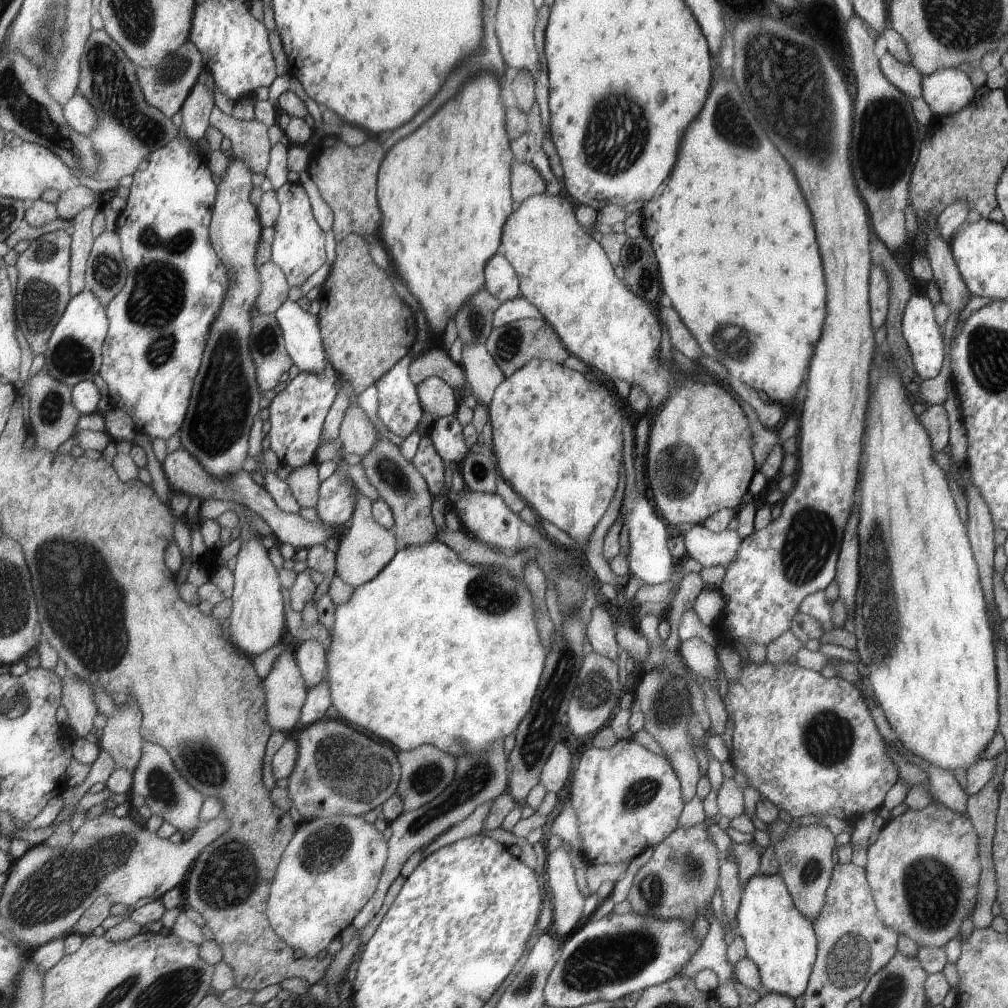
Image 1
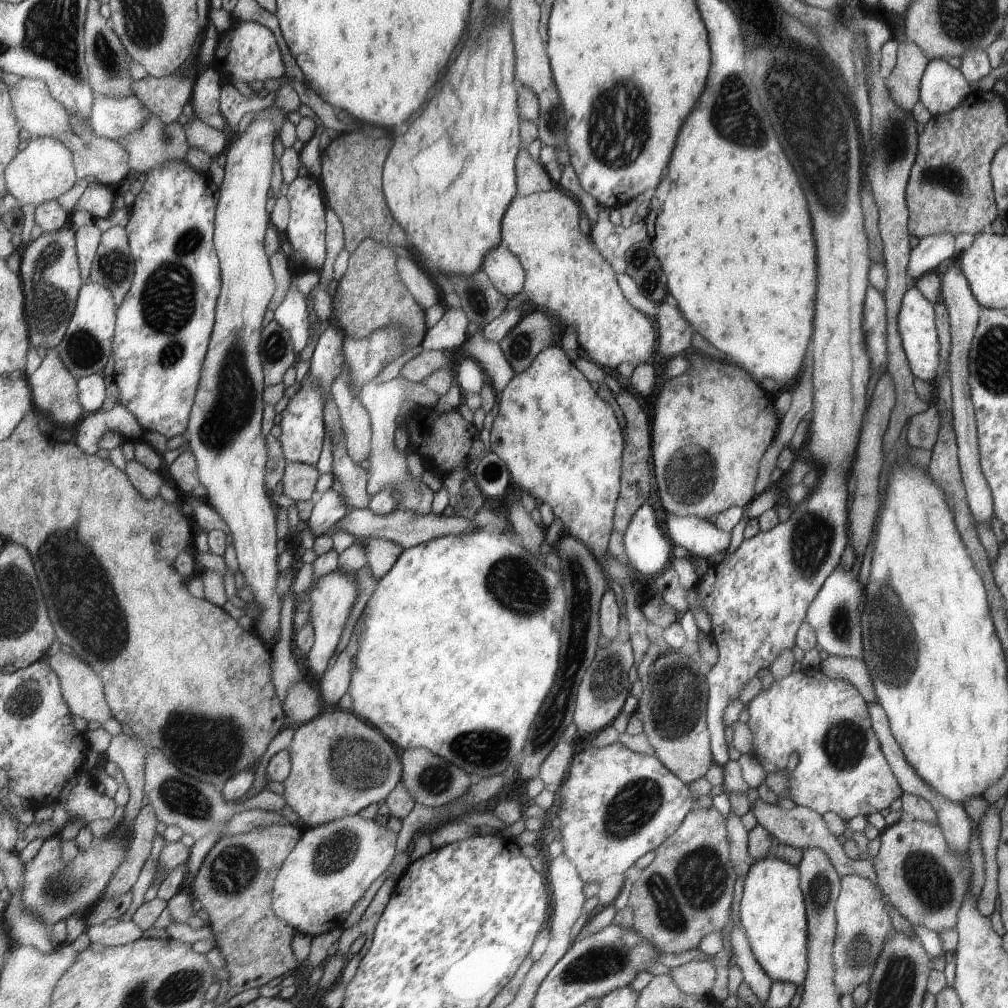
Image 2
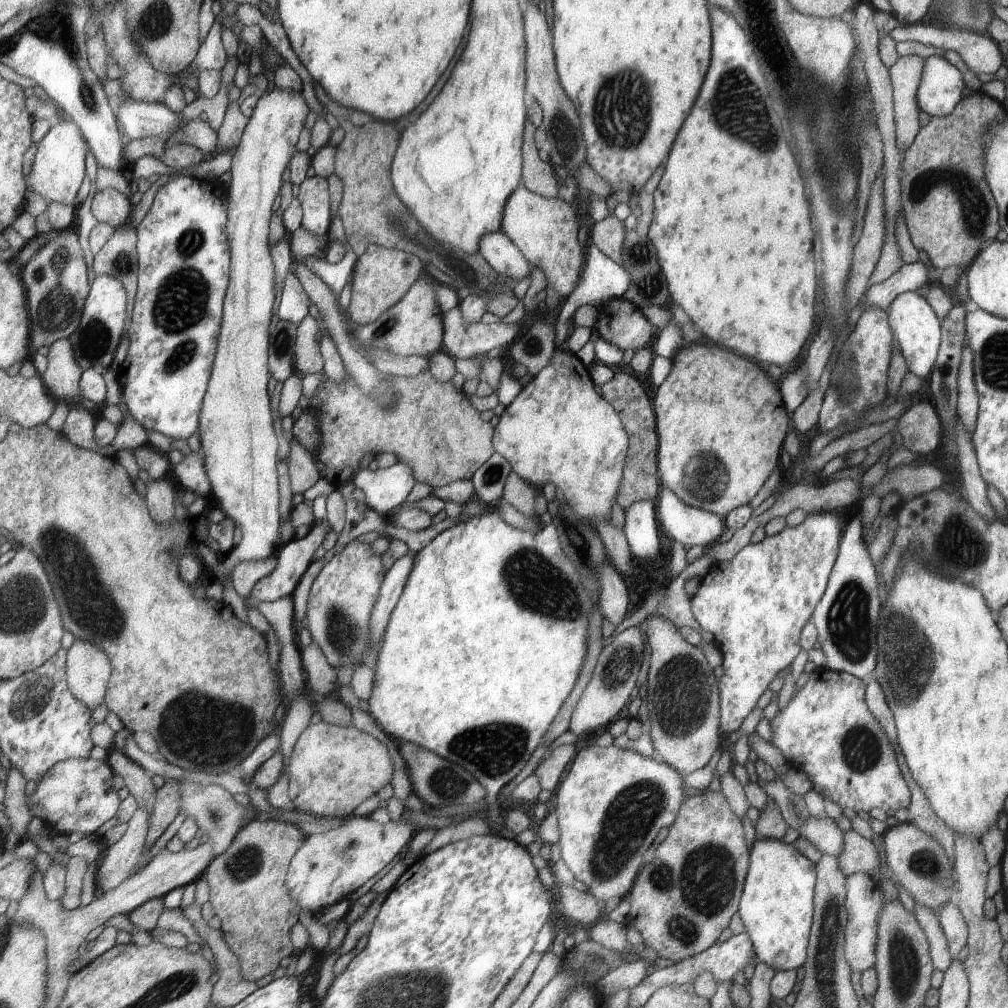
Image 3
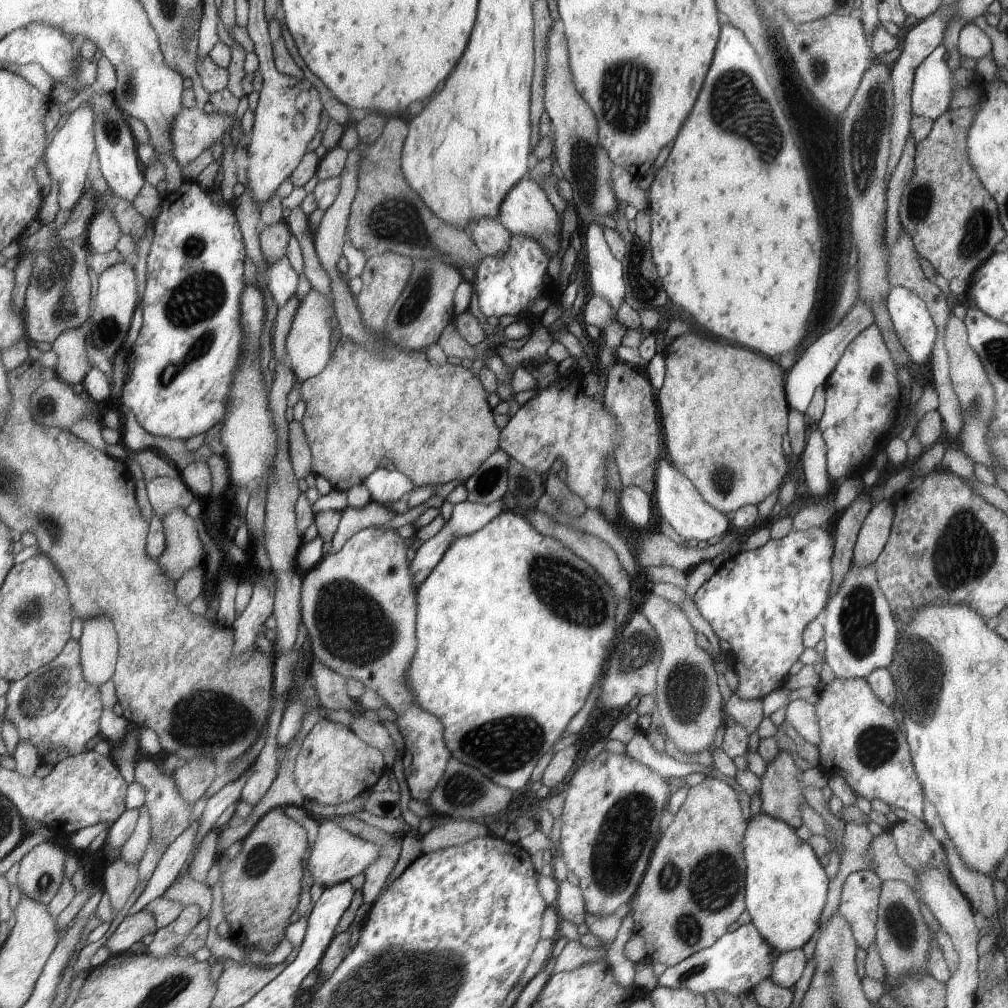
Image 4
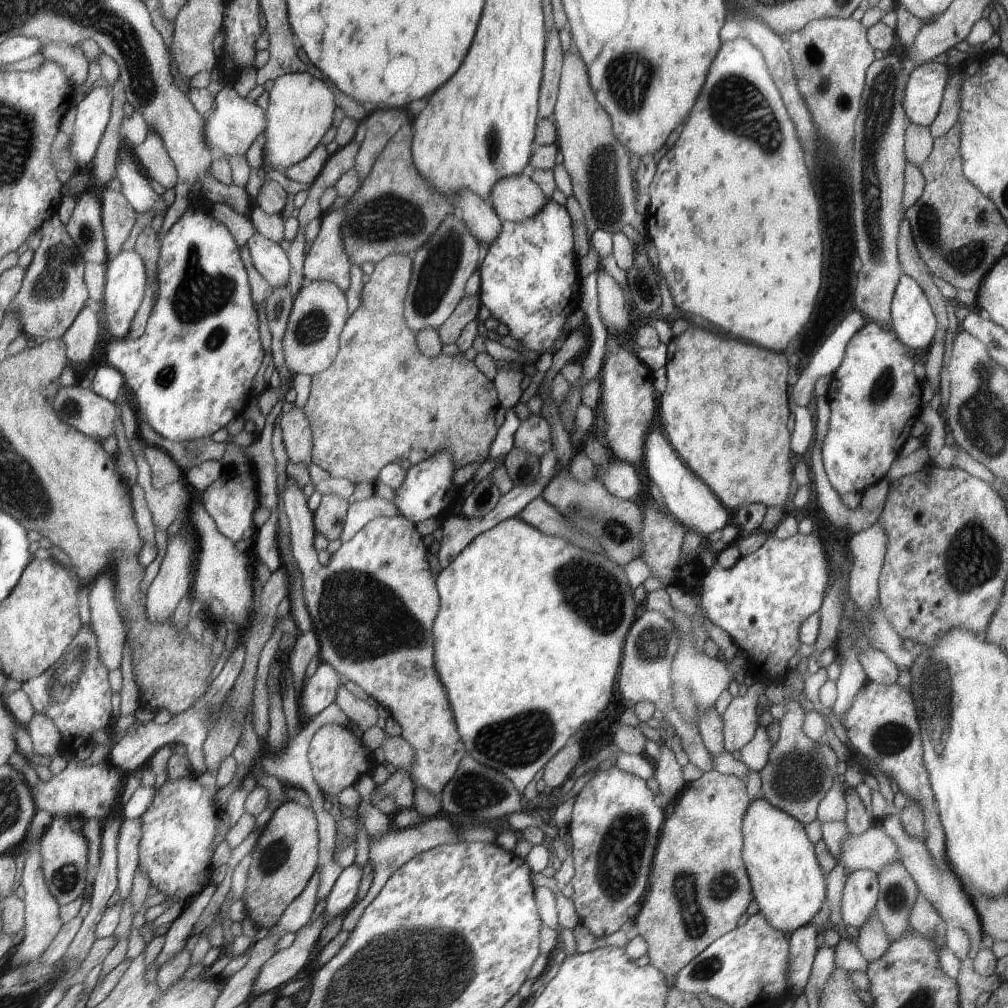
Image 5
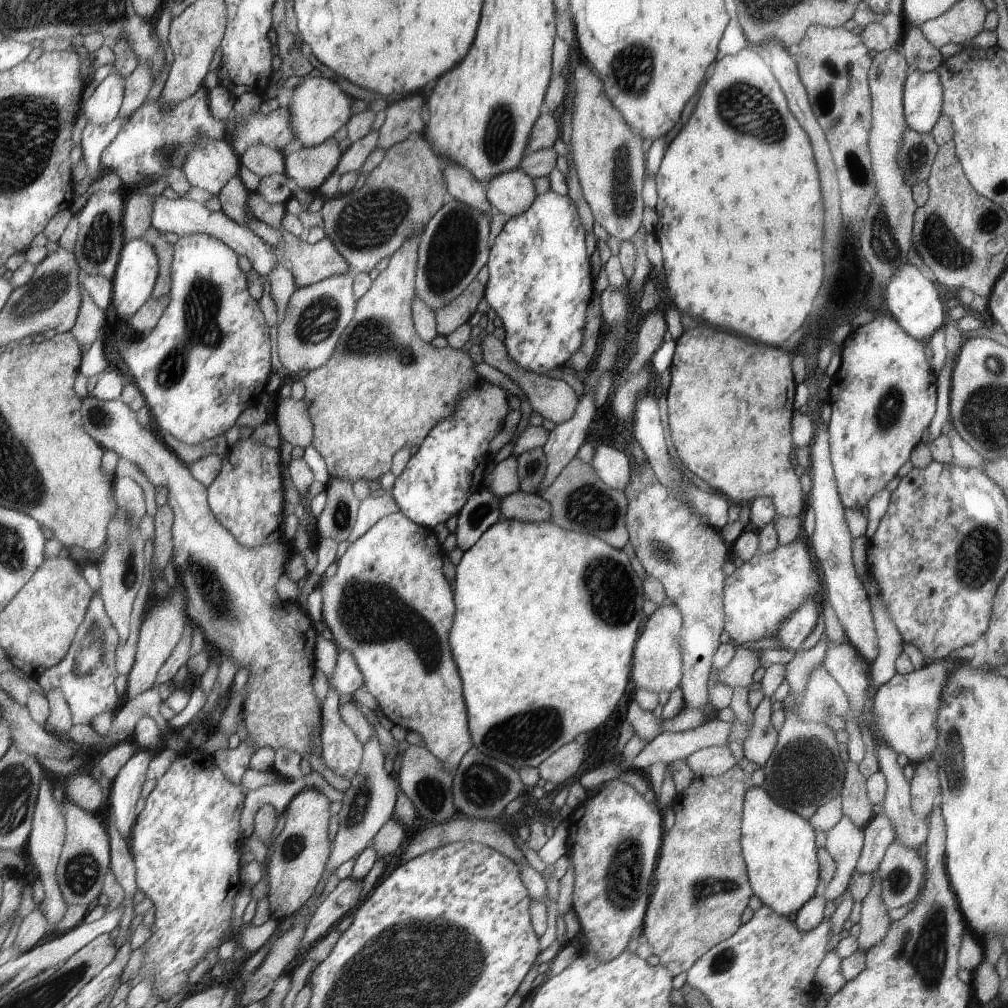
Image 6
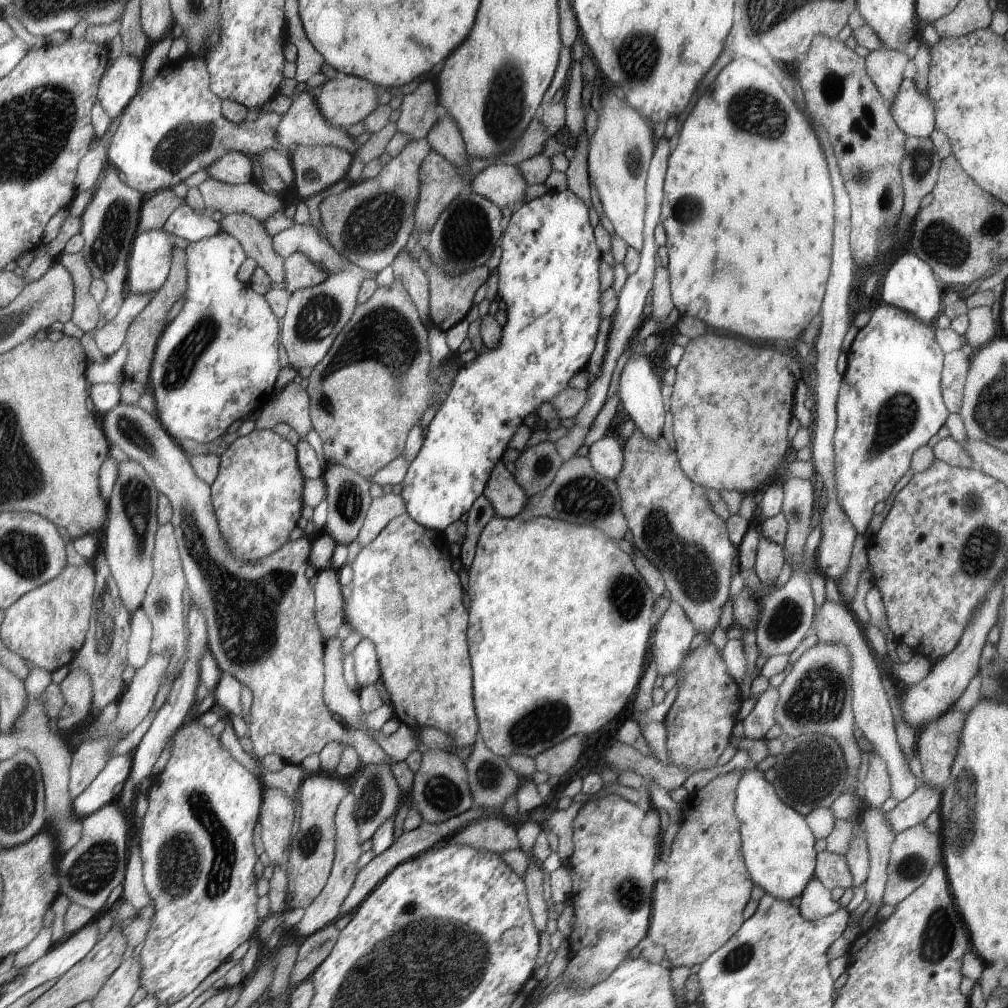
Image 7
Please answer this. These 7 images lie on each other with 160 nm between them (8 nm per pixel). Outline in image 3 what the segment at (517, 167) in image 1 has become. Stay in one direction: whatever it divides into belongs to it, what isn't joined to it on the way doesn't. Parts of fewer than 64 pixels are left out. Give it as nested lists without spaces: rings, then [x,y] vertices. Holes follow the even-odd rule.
[[[529,118],[525,122],[522,146],[522,173],[524,185],[544,198],[555,198],[560,182],[556,179],[554,168],[549,162],[542,162],[537,157],[537,149],[533,145],[533,132],[536,129]]]

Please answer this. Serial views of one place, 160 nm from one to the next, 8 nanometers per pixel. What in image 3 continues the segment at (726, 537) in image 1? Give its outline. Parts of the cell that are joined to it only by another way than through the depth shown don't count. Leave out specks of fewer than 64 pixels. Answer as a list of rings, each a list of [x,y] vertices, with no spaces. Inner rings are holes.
[[[661,487],[656,505],[656,518],[673,541],[685,548],[709,548],[725,531],[719,515],[686,505],[669,487]]]

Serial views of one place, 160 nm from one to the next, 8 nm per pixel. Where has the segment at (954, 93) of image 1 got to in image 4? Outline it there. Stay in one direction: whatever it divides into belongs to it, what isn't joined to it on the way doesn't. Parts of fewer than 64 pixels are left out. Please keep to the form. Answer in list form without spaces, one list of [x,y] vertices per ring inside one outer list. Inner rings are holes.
[[[939,44],[928,54],[914,70],[912,85],[910,90],[910,111],[913,115],[925,116],[935,120],[940,114],[948,110],[950,104],[950,92],[955,87],[969,86],[976,78],[973,70],[957,67],[951,70],[945,60],[947,49],[943,44]]]

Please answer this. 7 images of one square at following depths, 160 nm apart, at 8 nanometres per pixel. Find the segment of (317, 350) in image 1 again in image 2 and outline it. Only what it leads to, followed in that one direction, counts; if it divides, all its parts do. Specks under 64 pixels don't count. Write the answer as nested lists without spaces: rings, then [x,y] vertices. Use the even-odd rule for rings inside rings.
[[[292,284],[283,304],[275,311],[275,320],[292,334],[298,353],[309,344],[309,334],[313,328],[309,314],[307,295]]]

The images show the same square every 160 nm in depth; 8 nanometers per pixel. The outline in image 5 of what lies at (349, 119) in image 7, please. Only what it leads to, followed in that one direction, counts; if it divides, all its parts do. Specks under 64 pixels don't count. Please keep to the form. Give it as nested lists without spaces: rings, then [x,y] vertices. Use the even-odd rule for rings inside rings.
[[[309,72],[302,75],[279,77],[275,80],[269,94],[269,106],[266,110],[268,127],[265,136],[268,138],[268,143],[265,145],[265,162],[267,162],[269,168],[283,172],[287,167],[305,160],[321,145],[323,136],[329,132],[329,128],[335,122],[333,116],[335,116],[337,104],[335,104],[333,90],[325,84],[325,81],[314,78],[313,74],[309,74]]]

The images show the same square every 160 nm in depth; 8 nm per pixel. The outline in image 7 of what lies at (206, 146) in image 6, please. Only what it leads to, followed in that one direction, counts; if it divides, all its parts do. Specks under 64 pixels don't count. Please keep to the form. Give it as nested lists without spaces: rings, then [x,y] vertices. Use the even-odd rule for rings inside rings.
[[[239,151],[227,153],[225,157],[220,158],[214,165],[207,168],[209,177],[232,184],[240,185],[248,182],[254,182],[253,162],[251,157]]]

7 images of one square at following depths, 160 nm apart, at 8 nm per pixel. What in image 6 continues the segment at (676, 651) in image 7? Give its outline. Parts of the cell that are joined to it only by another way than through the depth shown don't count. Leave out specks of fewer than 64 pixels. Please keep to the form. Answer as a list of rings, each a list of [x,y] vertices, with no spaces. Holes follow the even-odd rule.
[[[661,605],[647,617],[646,625],[634,644],[632,653],[631,682],[635,690],[646,688],[657,694],[662,690],[673,691],[682,680],[681,653],[682,615],[675,605]]]

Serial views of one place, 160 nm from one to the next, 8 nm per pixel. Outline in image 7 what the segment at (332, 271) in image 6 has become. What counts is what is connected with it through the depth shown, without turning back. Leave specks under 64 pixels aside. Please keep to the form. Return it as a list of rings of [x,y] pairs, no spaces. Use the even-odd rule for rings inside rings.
[[[294,252],[286,258],[285,289],[292,295],[296,290],[314,287],[328,279],[330,274],[316,265],[304,252]]]

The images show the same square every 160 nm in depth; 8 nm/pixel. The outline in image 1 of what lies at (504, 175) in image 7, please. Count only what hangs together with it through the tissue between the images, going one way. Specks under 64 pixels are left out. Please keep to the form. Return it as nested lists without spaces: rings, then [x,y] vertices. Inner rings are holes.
[[[545,190],[522,200],[502,226],[500,251],[518,274],[521,296],[541,313],[545,321],[554,326],[563,346],[567,347],[572,356],[611,380],[619,378],[630,386],[637,385],[638,389],[649,394],[651,426],[644,470],[653,502],[661,512],[659,516],[672,526],[699,525],[719,509],[737,508],[756,469],[753,468],[753,456],[749,450],[751,430],[739,402],[719,384],[683,382],[681,376],[671,372],[671,360],[657,358],[659,322],[655,314],[645,299],[635,296],[621,284],[602,245],[593,237],[589,238],[585,229],[575,220],[571,202],[563,196],[551,196]],[[687,450],[691,450],[689,458],[699,464],[685,464]]]

